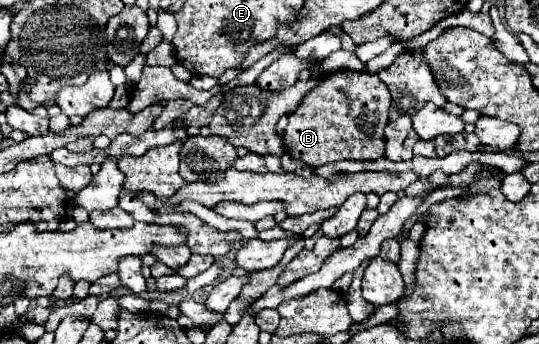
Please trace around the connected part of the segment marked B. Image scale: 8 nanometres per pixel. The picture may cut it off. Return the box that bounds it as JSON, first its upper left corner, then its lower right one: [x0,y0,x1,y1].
[283,70,391,168]

